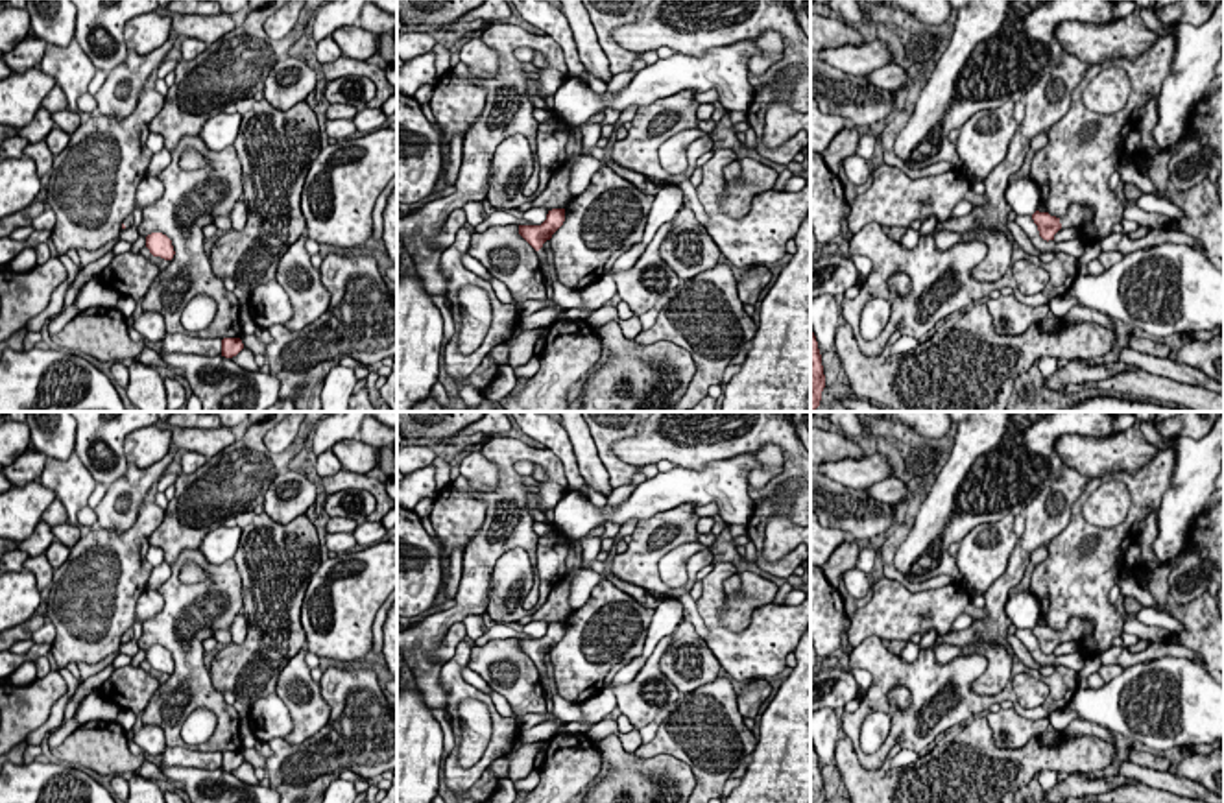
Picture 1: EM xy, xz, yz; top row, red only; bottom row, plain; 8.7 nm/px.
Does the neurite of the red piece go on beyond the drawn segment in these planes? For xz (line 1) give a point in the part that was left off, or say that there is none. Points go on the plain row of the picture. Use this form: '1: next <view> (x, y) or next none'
1: next xz (549, 687)

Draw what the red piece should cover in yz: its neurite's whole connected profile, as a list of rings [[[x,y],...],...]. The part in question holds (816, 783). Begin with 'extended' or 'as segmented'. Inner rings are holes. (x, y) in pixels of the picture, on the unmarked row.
as segmented; [[[810,740],[810,803],[823,803],[823,801],[825,801],[825,788],[822,779],[822,768]]]

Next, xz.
extended; [[[552,622],[546,628],[546,633],[541,639],[519,639],[519,648],[537,665],[539,681],[545,692],[545,698],[552,700],[558,692],[554,677],[546,676],[546,665],[543,657],[552,652],[552,648],[563,639],[565,622]]]

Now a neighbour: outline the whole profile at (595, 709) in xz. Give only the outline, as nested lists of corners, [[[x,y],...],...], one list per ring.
[[[606,687],[596,696],[580,703],[583,714],[582,722],[567,722],[558,729],[558,733],[587,737],[589,729],[594,724],[602,722],[615,707],[617,707],[615,690],[613,687]]]

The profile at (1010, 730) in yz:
[[[1014,707],[997,713],[988,711],[984,716],[993,731],[995,746],[1002,749],[1019,749],[1030,738],[1041,737],[1041,733],[1050,725],[1049,718],[1028,720]]]

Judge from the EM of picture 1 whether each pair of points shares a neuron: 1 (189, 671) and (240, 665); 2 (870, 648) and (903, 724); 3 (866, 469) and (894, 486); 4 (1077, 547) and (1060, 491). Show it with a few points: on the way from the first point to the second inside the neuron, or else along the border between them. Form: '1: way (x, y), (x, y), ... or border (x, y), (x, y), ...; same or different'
1: border (207, 669), (213, 685), (222, 695); different
2: way (890, 669), (916, 689), (916, 704); same
3: border (894, 475), (864, 490); different
4: border (1090, 480), (1071, 506), (1069, 521), (1045, 545); different

